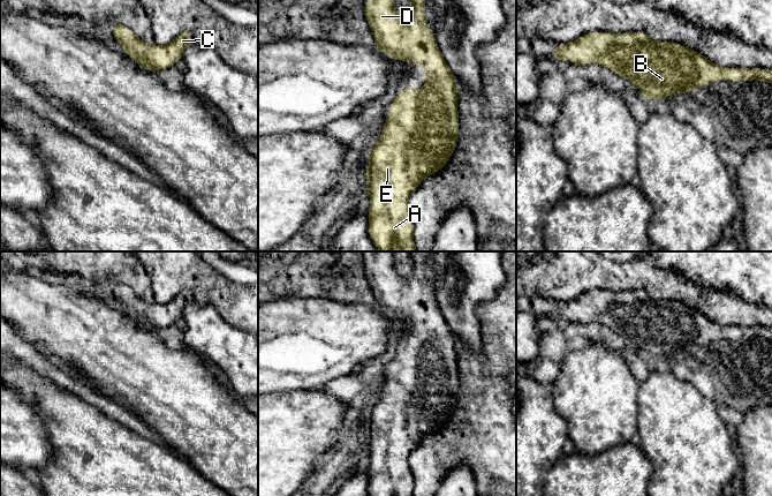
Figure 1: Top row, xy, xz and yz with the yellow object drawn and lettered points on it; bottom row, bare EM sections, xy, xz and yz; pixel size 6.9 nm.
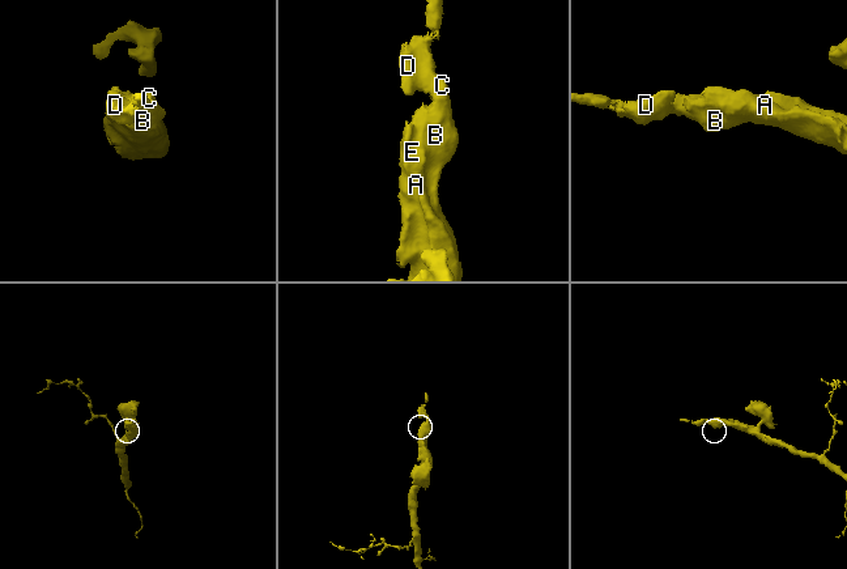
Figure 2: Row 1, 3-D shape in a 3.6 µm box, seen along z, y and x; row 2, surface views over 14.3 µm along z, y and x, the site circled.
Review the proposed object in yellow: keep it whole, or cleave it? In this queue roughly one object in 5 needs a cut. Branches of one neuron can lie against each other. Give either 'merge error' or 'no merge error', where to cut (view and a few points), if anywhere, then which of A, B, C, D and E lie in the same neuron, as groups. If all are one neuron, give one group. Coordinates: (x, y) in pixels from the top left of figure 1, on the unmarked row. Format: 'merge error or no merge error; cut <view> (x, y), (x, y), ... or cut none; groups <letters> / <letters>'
no merge error; cut none; groups A B C D E

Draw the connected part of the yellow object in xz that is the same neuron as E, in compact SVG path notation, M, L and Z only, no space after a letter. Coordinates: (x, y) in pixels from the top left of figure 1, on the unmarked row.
M373 251L373 254L373 258L364 261L364 273L378 308L393 318L406 320L411 324L424 323L425 344L421 348L415 348L407 341L406 348L398 352L395 359L389 363L389 371L384 377L380 400L369 406L370 422L365 430L366 450L371 458L368 468L370 478L369 495L413 496L415 480L410 473L409 454L425 436L447 423L453 409L456 407L459 394L457 339L436 301L436 293L425 283L425 255L421 255L419 251L410 251L410 260L414 264L413 272L409 277L403 277L395 268L394 251Z

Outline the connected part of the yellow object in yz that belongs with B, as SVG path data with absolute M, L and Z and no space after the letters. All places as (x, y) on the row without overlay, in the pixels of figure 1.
M597 290L586 291L577 299L567 302L559 301L558 307L553 309L551 316L555 320L568 317L575 324L604 324L613 331L615 331L616 333L634 340L639 347L643 355L645 355L649 359L667 356L673 352L682 352L686 354L689 350L694 347L717 341L722 338L727 338L729 340L751 340L752 338L759 338L772 343L772 329L767 329L764 326L724 326L719 323L711 321L701 311L682 302L675 300L652 300L644 290L625 291L618 293Z

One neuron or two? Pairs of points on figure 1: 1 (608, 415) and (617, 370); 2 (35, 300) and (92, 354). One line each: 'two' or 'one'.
1: one
2: one

